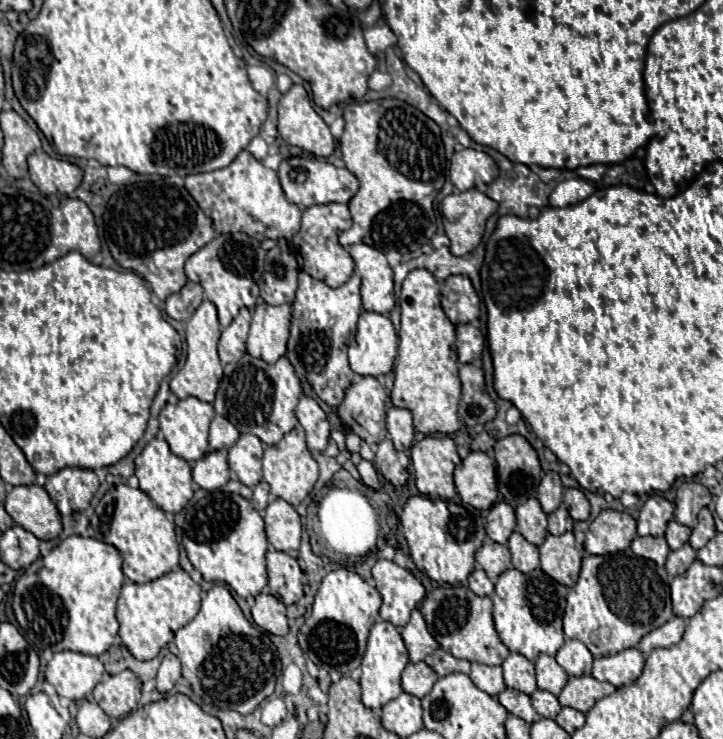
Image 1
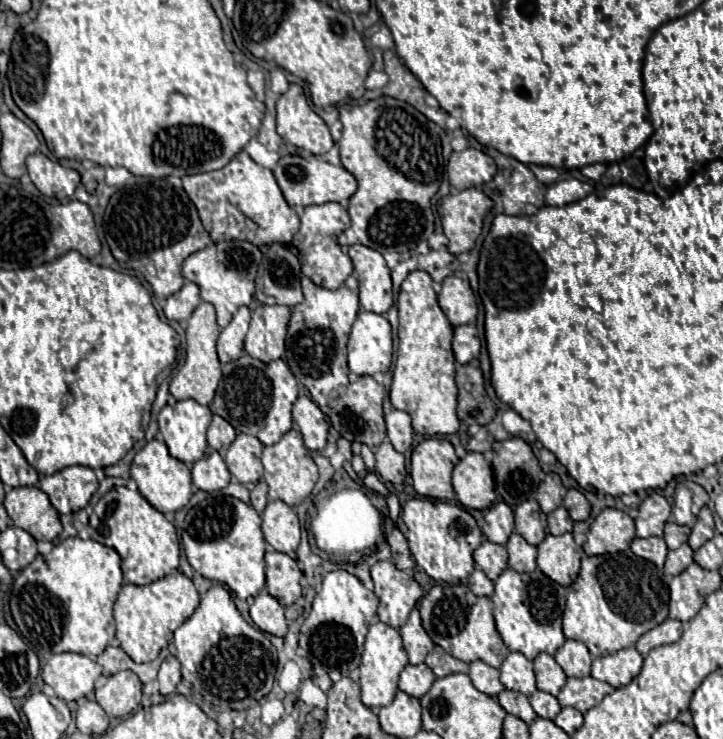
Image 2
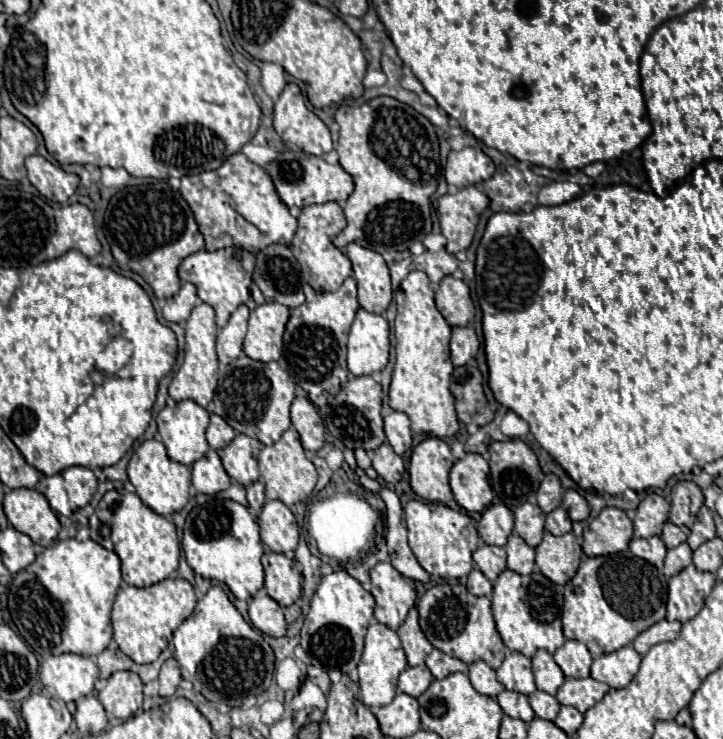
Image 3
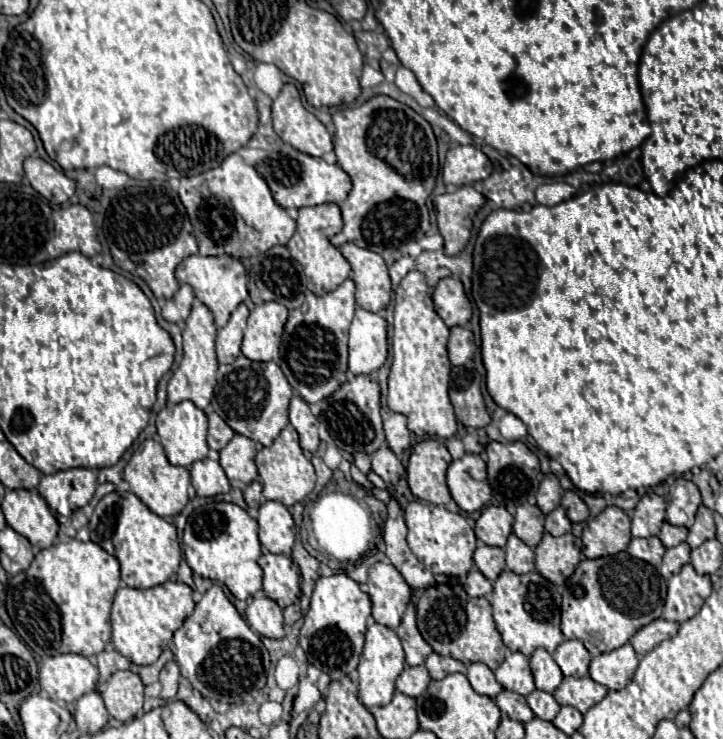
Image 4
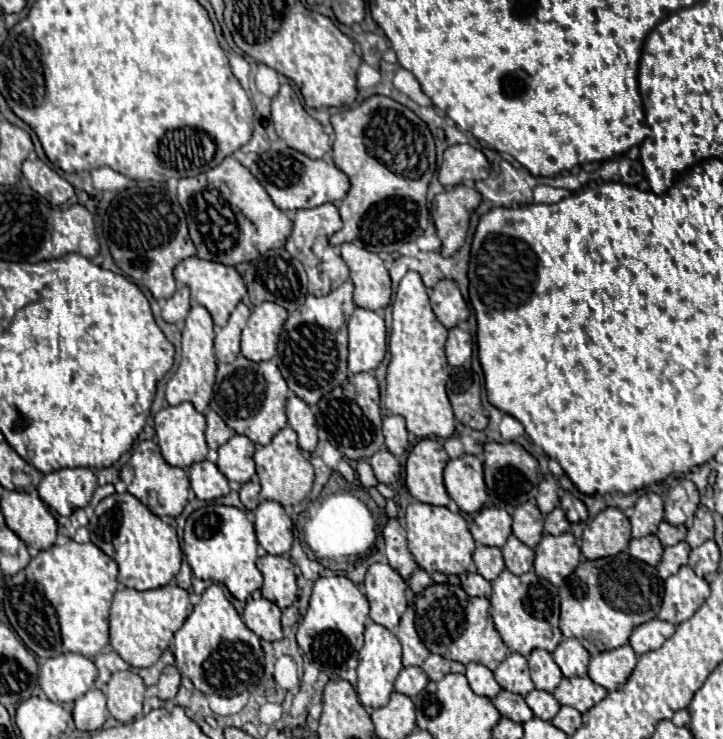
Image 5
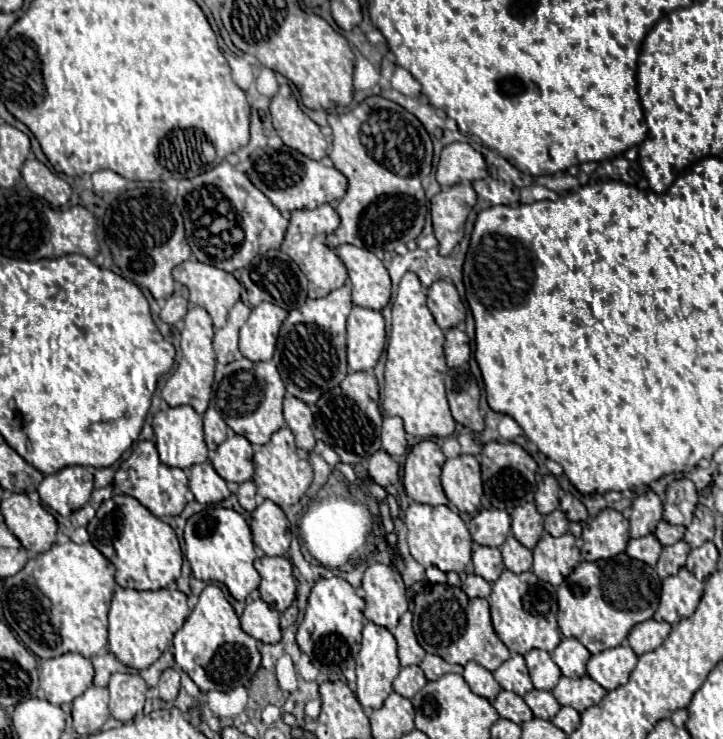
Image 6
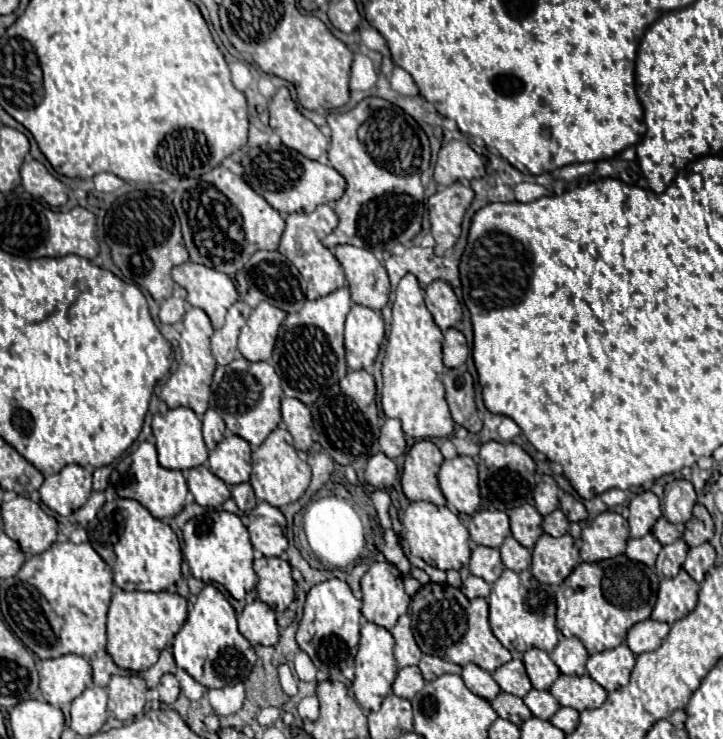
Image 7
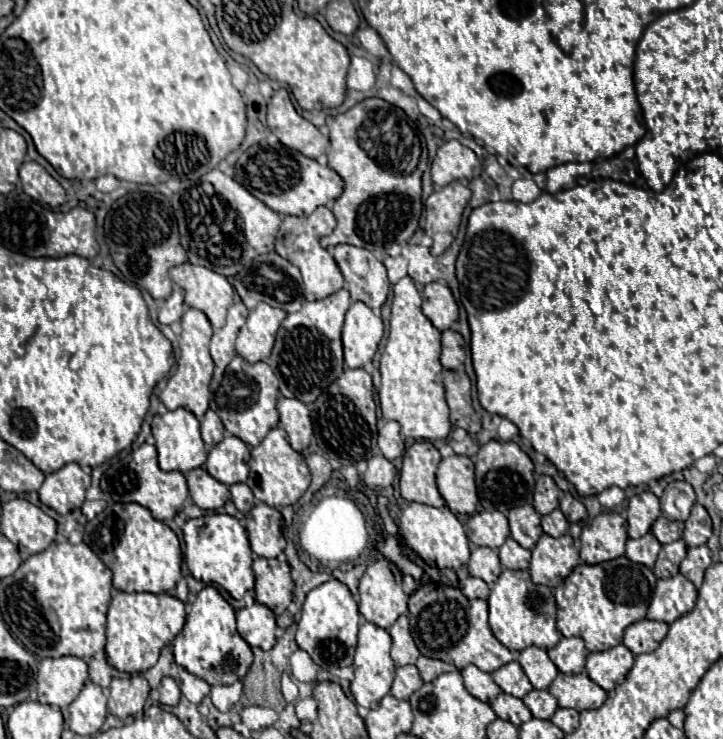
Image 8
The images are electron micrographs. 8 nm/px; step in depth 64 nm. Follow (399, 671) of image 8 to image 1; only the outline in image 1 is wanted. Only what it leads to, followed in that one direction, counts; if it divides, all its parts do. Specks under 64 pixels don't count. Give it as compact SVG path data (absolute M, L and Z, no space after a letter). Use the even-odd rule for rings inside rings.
M426 662L408 664L402 672L402 690L416 698L422 698L432 690L436 680L438 680L438 674Z

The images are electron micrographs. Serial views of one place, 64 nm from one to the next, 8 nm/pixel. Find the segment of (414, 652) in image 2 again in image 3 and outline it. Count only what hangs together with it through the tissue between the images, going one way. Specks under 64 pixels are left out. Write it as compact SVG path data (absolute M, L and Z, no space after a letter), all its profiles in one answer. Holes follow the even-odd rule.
M410 608L404 624L398 628L398 636L402 640L402 646L404 646L408 664L410 666L424 664L426 656L432 652L434 646L426 640L424 632L418 626L418 612L416 612L416 608Z

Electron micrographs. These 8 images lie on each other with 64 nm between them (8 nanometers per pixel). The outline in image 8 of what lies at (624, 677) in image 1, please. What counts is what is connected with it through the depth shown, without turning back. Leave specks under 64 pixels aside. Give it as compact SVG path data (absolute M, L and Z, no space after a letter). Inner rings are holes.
M618 644L604 652L588 654L586 672L598 686L602 686L608 692L620 682L624 682L632 664L634 664L632 652L624 644Z

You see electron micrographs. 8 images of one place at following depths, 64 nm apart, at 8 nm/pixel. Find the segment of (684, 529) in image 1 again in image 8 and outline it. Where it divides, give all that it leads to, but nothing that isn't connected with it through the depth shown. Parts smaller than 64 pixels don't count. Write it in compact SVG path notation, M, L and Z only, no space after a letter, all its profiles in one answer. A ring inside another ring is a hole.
M660 516L652 524L652 534L658 538L660 544L670 544L670 542L678 540L682 536L682 530L684 530L684 522L680 522L680 520L668 520L664 516Z

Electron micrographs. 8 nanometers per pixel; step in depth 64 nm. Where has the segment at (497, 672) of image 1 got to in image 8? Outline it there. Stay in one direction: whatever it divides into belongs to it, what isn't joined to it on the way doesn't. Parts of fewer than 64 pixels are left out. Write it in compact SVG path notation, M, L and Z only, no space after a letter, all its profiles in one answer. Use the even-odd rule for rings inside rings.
M472 664L462 670L462 678L464 678L466 690L468 690L474 698L478 698L478 700L482 700L482 702L492 702L492 700L502 692L500 686L492 680L490 674L478 670L478 668L472 666Z

